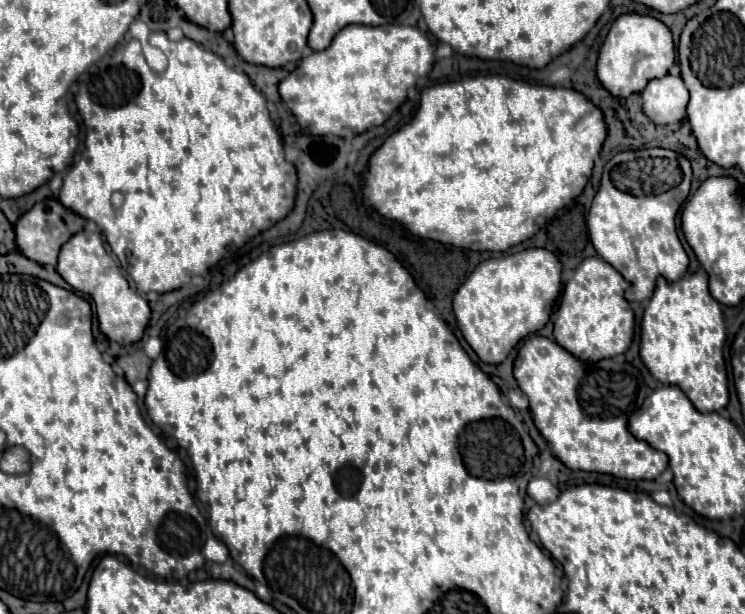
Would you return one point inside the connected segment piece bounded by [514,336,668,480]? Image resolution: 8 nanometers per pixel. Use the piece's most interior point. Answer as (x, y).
(582, 409)

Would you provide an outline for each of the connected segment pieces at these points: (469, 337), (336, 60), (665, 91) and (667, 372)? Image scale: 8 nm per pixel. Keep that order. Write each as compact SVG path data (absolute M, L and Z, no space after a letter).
M528 248L480 262L458 288L452 310L466 342L480 360L500 364L520 340L546 326L560 286L562 262L556 254L544 248Z
M352 24L342 28L332 44L304 58L300 66L280 82L280 96L286 108L298 118L298 126L304 134L334 134L334 136L356 136L374 126L382 126L400 104L404 104L408 88L416 84L420 74L426 74L434 66L434 44L426 34L420 34L414 26L362 26Z
M662 76L650 80L642 92L644 114L656 124L680 122L686 116L688 90L680 76Z
M708 274L670 282L660 278L644 310L640 358L662 384L676 384L700 412L720 412L728 404L728 376L722 348L726 326L720 304L708 292Z

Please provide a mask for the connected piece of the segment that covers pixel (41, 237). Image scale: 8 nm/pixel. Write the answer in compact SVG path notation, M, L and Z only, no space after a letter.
M46 198L38 204L32 206L32 210L28 210L18 222L16 222L16 244L20 248L20 252L30 258L36 260L44 266L56 266L58 260L58 252L62 248L64 242L68 242L76 232L80 232L84 228L84 218L74 214L70 208L62 206L58 200L54 198Z

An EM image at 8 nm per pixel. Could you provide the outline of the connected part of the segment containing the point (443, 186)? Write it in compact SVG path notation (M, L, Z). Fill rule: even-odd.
M470 76L460 82L448 82L448 84L438 84L432 88L426 88L420 98L420 108L418 116L414 116L412 122L408 122L400 132L388 136L388 140L372 154L370 166L364 174L364 200L372 208L376 208L382 216L392 218L400 224L404 224L412 234L420 238L432 238L444 244L452 244L456 248L470 248L470 250L492 250L492 252L502 252L508 250L510 246L516 246L530 236L534 236L558 210L574 202L588 178L592 176L594 168L594 158L600 152L608 128L604 120L604 112L592 104L582 92L574 88L548 88L548 86L536 86L530 82L522 80L512 80L508 76Z

